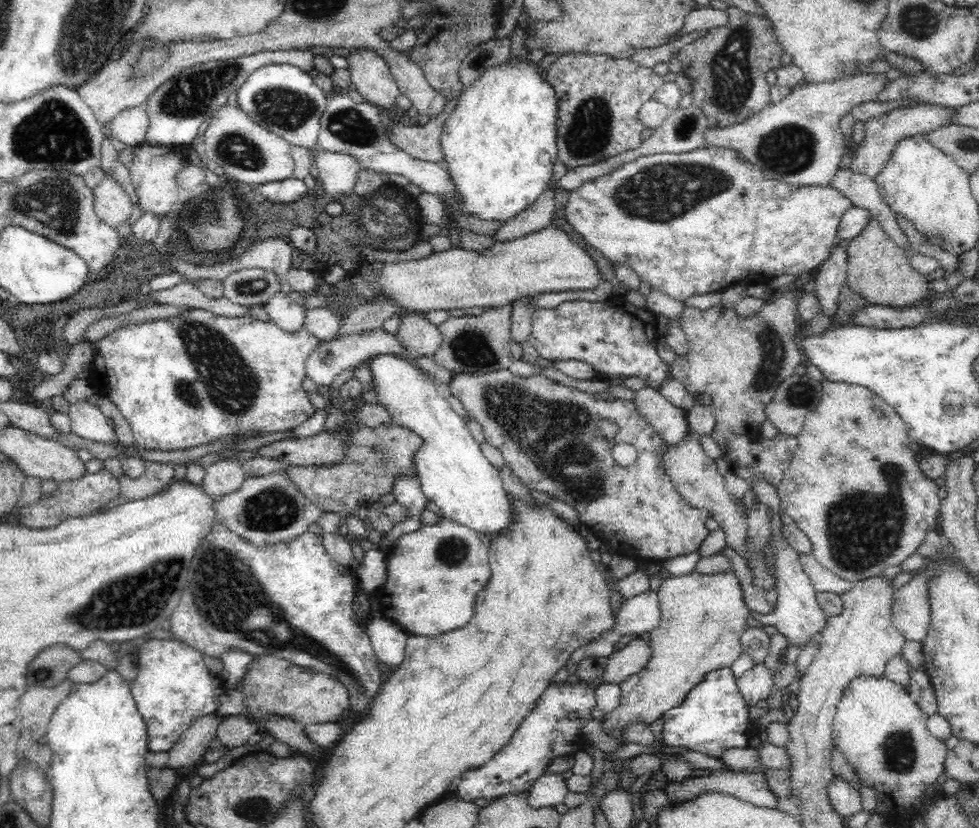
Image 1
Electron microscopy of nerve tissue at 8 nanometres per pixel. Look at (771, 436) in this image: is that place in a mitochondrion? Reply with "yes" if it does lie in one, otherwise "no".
no

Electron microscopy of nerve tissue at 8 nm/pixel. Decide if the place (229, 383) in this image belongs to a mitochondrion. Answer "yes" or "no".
yes

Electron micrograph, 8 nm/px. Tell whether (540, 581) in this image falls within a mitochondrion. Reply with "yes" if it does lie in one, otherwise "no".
no

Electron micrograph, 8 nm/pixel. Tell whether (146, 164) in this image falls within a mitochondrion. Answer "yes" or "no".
no

